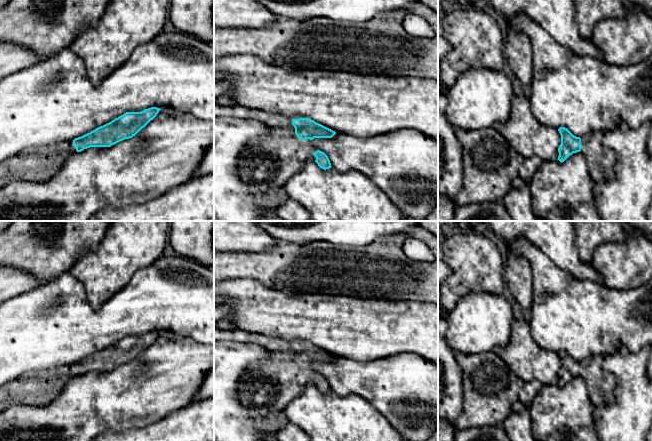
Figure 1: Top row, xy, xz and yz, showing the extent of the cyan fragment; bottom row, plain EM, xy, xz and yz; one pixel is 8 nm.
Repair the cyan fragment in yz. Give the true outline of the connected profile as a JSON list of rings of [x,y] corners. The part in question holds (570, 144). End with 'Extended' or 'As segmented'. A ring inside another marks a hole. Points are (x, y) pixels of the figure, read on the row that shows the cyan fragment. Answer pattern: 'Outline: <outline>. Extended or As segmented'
Outline: [[[560,127],[558,131],[561,135],[558,162],[562,163],[573,153],[581,152],[587,160],[594,184],[614,178],[616,155],[611,148],[603,144],[603,132],[590,132],[580,138],[565,127]]]. Extended

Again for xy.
Outline: [[[151,107],[141,112],[126,112],[74,140],[61,142],[52,148],[31,150],[9,157],[0,164],[0,188],[12,181],[45,182],[59,171],[69,155],[90,147],[110,147],[132,138],[153,120],[160,110]]]. Extended

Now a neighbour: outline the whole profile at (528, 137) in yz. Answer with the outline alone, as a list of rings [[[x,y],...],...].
[[[523,94],[514,95],[508,120],[494,127],[524,158],[537,156],[543,161],[557,161],[561,144],[558,129],[539,123]]]

